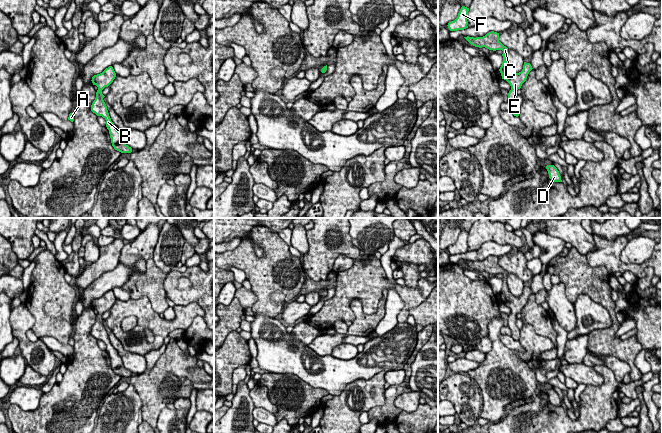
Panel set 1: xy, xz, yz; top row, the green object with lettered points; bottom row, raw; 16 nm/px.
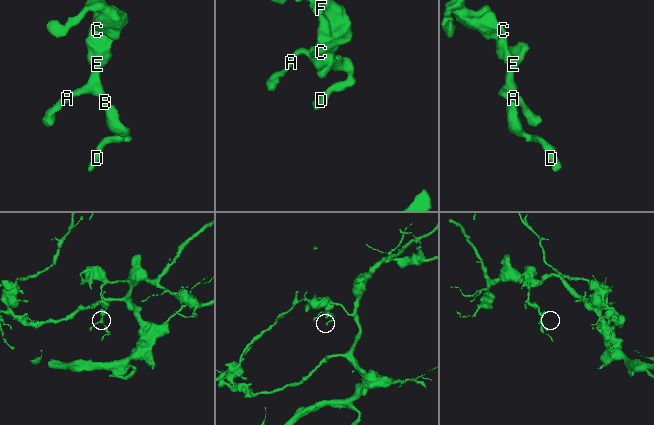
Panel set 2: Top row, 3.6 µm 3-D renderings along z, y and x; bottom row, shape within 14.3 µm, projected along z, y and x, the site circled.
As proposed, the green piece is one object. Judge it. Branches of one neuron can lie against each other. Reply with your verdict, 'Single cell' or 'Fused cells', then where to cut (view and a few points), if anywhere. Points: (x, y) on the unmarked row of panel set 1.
Single cell. No split

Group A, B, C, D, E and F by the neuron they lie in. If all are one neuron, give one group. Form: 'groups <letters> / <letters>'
groups A B C D E F

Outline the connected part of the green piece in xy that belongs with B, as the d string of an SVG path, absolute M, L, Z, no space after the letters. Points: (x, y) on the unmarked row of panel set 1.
M109 290L102 297L92 301L91 305L93 309L98 311L98 314L96 316L96 322L91 329L91 335L97 340L102 340L106 344L106 351L109 354L111 367L114 373L121 377L131 377L132 372L124 367L121 357L111 345L107 330L103 324L105 320L102 318L102 314L105 311L108 311L113 306L115 301L116 297L112 290Z

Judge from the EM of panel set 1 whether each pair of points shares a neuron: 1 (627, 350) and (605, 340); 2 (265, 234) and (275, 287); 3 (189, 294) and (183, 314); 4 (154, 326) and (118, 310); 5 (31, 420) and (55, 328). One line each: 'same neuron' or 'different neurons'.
1: same neuron
2: same neuron
3: different neurons
4: same neuron
5: different neurons

